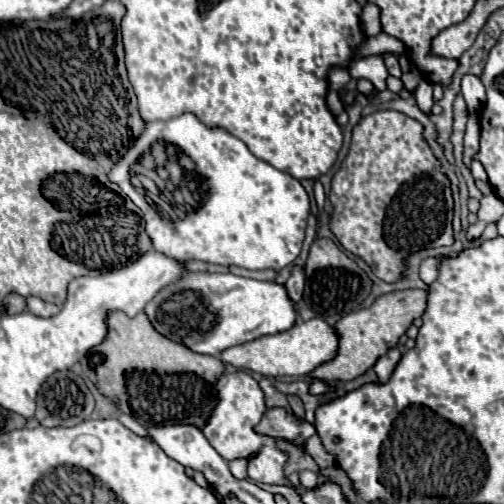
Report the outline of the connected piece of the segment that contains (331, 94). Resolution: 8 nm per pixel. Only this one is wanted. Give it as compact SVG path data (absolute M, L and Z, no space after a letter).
M329 90L326 96L326 103L334 116L339 115L344 111L344 105L341 98L338 95L338 92L335 90Z

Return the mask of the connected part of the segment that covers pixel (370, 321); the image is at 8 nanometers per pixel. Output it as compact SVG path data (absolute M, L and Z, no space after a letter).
M423 289L393 291L393 293L379 295L371 307L345 315L335 325L335 329L339 333L337 357L323 363L309 375L325 379L325 381L351 381L351 379L363 375L367 369L371 369L377 363L377 357L381 357L381 353L387 353L389 349L397 347L399 337L407 333L407 329L413 325L415 319L423 317L423 313L427 309L427 295L429 293Z

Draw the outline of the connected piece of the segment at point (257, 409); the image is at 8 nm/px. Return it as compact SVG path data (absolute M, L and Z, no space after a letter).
M235 371L235 373L223 373L217 383L217 405L213 407L209 421L203 427L203 433L207 441L213 445L213 449L225 459L247 459L247 479L255 483L269 483L269 485L287 485L289 479L285 477L283 469L289 459L285 451L277 447L277 441L269 435L257 433L255 427L261 423L261 417L265 415L265 393L261 391L259 383L247 373L247 371Z

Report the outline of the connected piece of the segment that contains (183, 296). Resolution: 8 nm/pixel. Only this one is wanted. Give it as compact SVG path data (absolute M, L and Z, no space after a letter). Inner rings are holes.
M187 273L173 285L163 287L147 303L145 313L167 339L183 343L195 353L215 357L229 347L287 331L297 321L295 305L283 285L245 279L233 273ZM207 315L211 317L211 325L207 325Z

